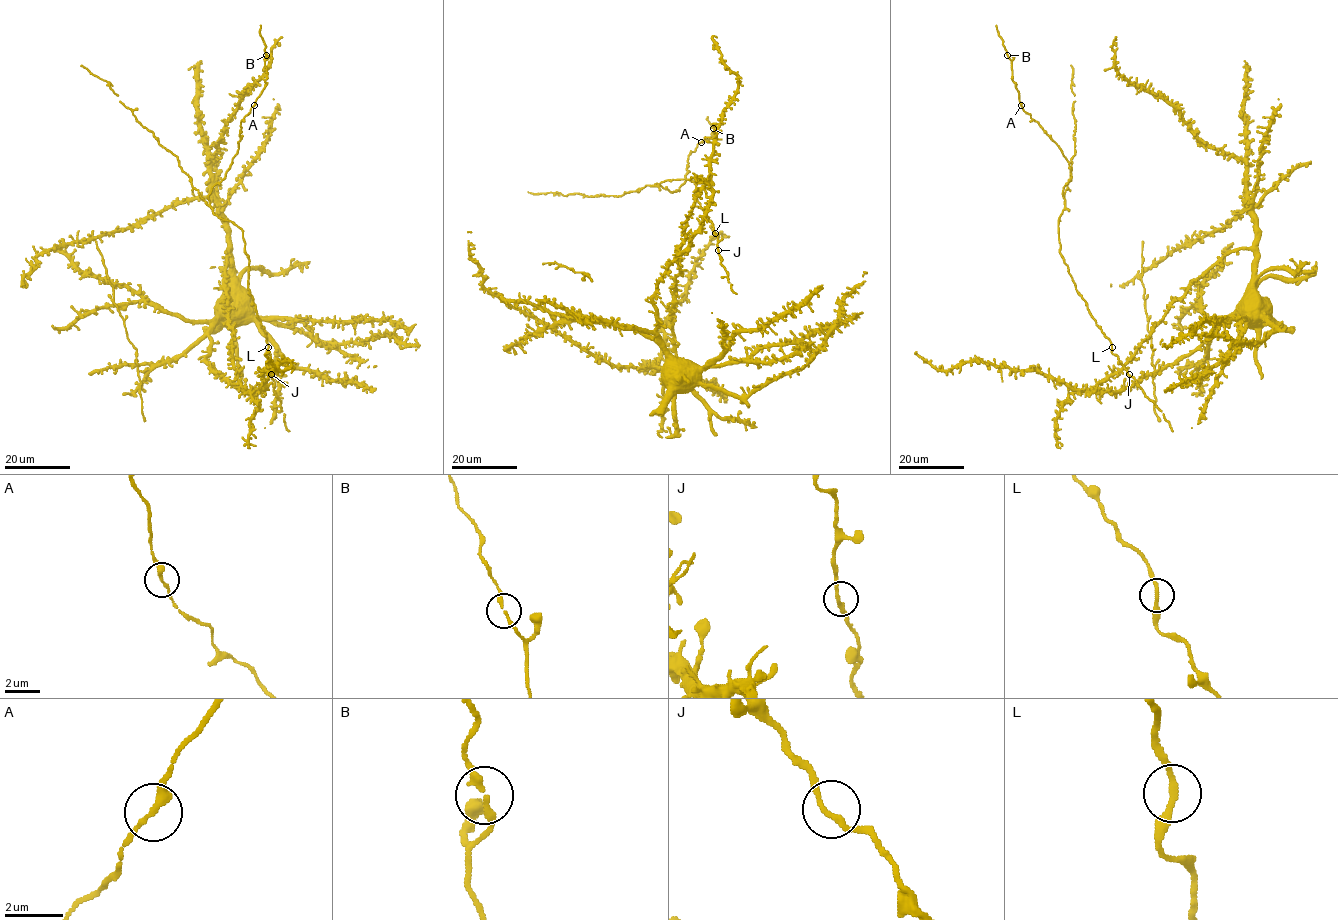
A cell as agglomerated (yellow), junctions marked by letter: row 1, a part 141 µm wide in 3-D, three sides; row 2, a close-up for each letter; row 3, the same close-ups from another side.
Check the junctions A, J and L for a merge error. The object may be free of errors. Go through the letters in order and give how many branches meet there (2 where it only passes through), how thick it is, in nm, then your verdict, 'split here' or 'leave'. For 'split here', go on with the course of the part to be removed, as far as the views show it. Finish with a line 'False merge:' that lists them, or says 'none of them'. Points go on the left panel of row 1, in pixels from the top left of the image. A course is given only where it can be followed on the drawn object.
A: 2 branches meet; 240 nm thick; leave
J: 2 branches meet; 200 nm thick; leave
L: 2 branches meet; 240 nm thick; leave
False merge: none of them

